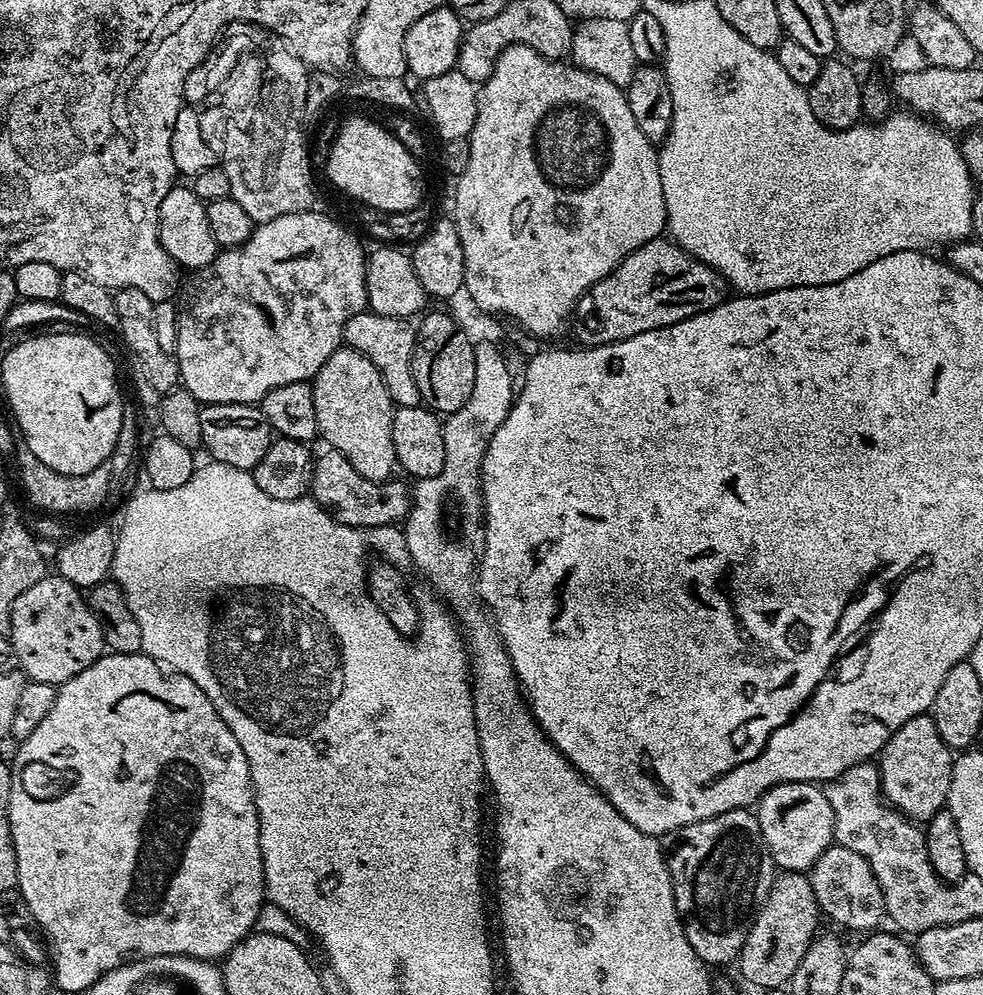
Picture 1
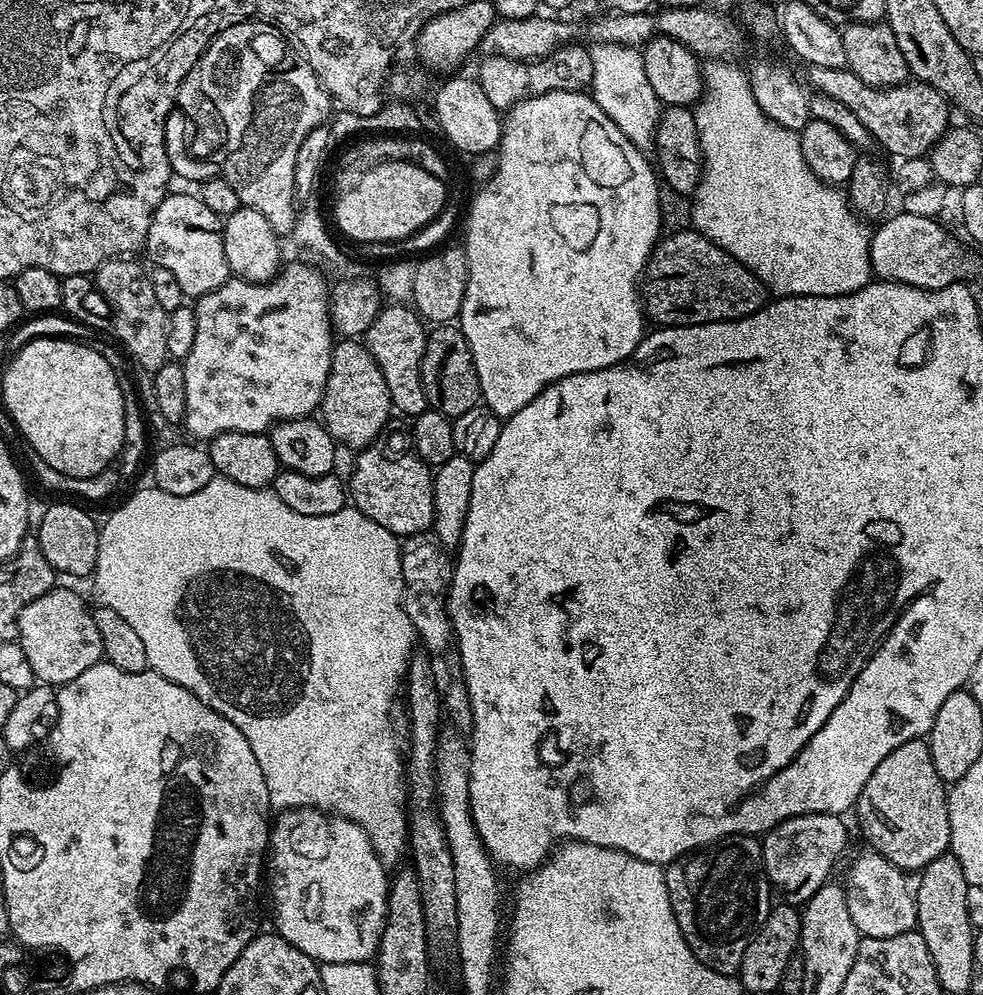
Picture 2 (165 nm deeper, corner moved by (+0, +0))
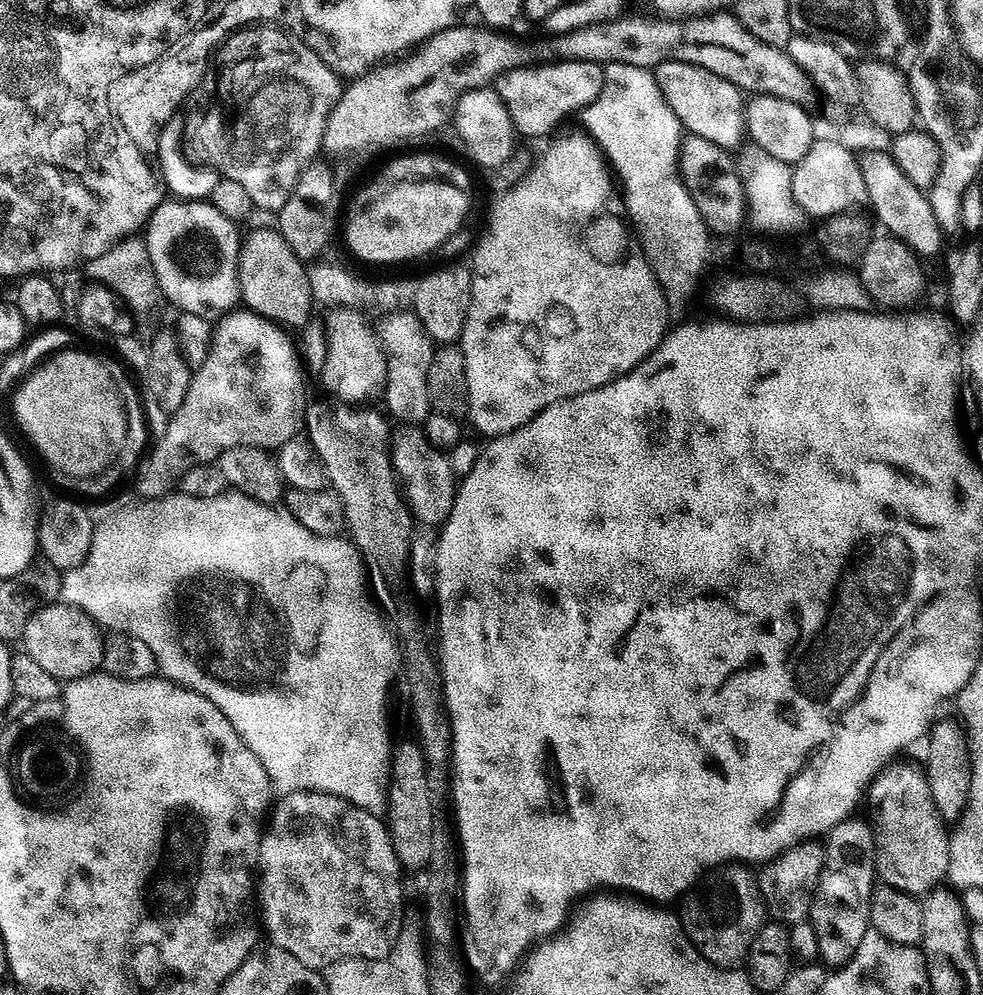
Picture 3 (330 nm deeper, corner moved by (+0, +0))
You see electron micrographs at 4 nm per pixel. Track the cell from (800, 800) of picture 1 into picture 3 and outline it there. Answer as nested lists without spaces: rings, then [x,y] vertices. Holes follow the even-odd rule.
[[[805,838],[800,844],[788,848],[774,860],[763,865],[759,873],[758,883],[764,899],[765,913],[775,923],[793,926],[807,921],[812,911],[812,899],[818,886],[820,871],[824,865],[824,846],[812,838]]]

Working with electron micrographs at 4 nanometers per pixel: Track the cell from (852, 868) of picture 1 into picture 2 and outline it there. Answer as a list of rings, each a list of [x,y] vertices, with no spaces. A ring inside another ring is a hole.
[[[871,850],[865,853],[849,866],[848,880],[844,884],[846,906],[850,906],[854,926],[861,937],[870,938],[894,938],[894,934],[913,931],[916,928],[916,898],[909,877],[880,853]]]

